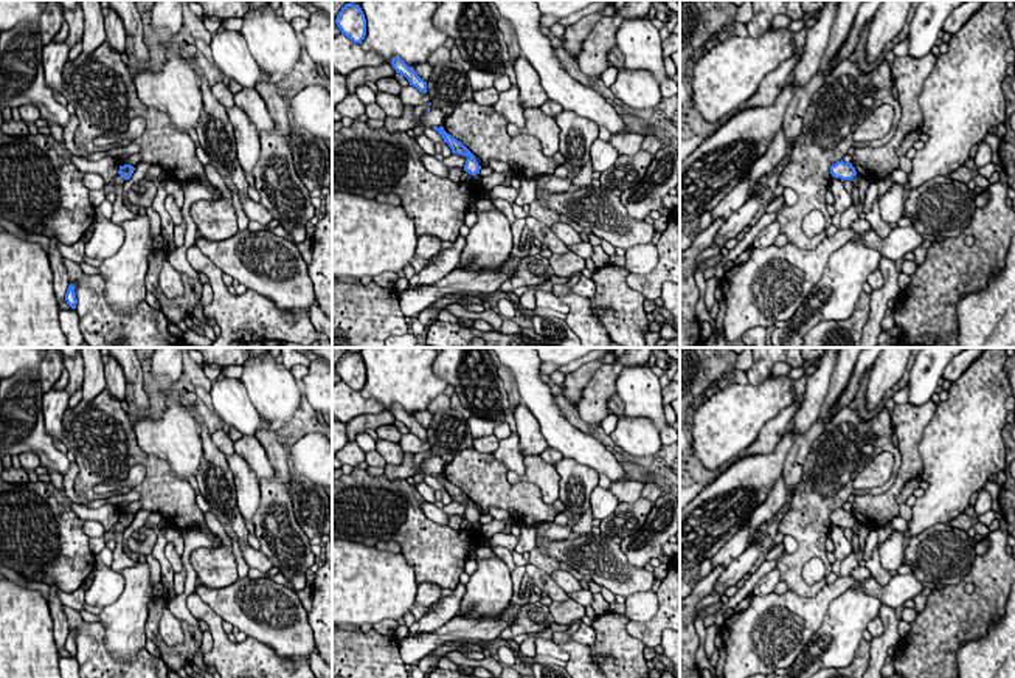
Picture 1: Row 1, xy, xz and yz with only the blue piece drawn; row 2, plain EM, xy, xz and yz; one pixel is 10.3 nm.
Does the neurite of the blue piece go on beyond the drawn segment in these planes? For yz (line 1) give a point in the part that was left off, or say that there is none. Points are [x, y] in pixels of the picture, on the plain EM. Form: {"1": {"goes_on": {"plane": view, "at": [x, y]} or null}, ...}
{"1": {"goes_on": null}}

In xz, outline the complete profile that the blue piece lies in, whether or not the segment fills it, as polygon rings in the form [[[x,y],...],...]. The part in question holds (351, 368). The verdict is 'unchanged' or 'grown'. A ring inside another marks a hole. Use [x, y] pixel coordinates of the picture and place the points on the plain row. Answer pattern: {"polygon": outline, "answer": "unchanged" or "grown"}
{"polygon": [[[346,351],[335,366],[341,382],[354,391],[362,391],[366,383],[366,366],[359,352]]], "answer": "unchanged"}

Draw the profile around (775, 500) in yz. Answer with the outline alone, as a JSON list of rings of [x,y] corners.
[[[784,475],[776,479],[773,489],[767,495],[765,501],[759,504],[748,523],[748,545],[754,541],[760,528],[768,523],[785,503],[785,479]]]

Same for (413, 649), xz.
[[[508,605],[498,616],[461,617],[455,616],[439,630],[411,636],[410,633],[399,641],[399,652],[404,664],[417,666],[421,659],[436,652],[441,645],[455,641],[480,639],[494,641],[501,631],[511,627],[521,605]]]

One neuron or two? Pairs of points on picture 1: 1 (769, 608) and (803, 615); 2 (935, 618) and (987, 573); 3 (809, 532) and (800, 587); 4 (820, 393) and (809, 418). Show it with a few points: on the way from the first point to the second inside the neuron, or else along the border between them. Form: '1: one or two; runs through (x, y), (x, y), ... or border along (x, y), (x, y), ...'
1: one; runs through (776, 615), (795, 615)
2: one; runs through (952, 616), (958, 616), (984, 590)
3: one; runs through (809, 546), (795, 562), (795, 573)
4: one; runs through (814, 399), (809, 411)

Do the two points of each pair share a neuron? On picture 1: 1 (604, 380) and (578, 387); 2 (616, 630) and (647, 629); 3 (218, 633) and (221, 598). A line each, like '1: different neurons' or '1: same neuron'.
1: different neurons
2: different neurons
3: different neurons

